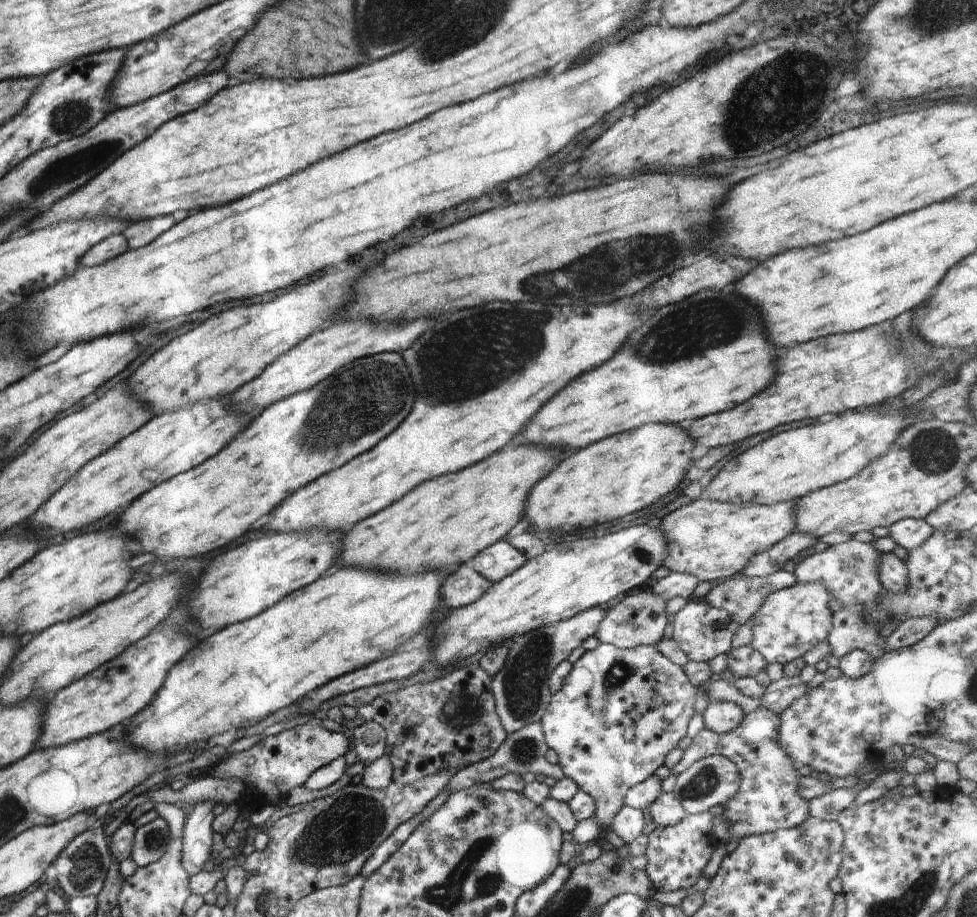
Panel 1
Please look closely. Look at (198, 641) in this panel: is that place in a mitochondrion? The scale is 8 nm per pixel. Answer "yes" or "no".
no

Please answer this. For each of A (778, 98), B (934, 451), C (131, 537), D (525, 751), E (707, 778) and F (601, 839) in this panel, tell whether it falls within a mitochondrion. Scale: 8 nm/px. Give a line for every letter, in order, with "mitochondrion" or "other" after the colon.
A: mitochondrion
B: mitochondrion
C: other
D: mitochondrion
E: mitochondrion
F: other

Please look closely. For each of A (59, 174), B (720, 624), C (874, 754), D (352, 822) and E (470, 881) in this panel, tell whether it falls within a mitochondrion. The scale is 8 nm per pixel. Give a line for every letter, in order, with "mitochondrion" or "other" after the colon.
A: mitochondrion
B: mitochondrion
C: other
D: mitochondrion
E: mitochondrion

